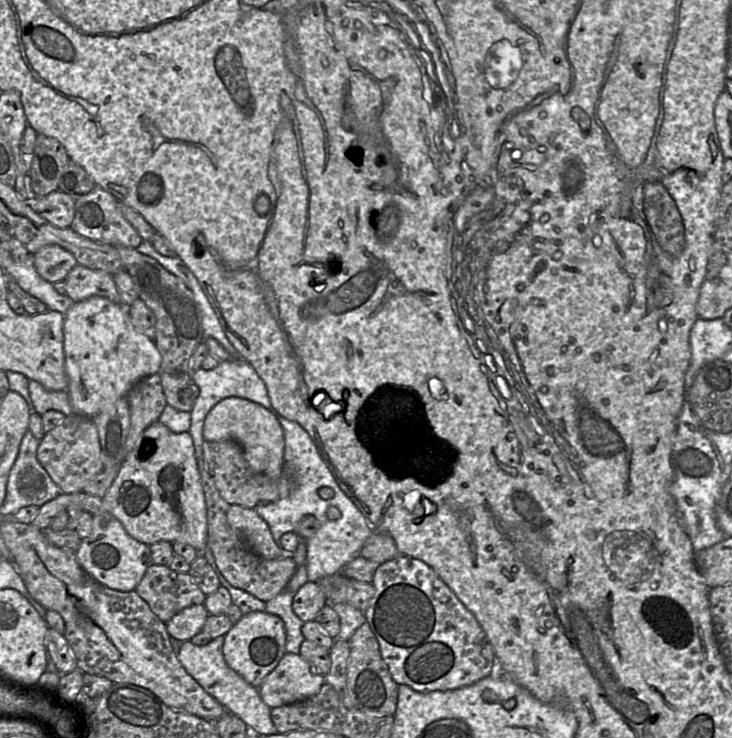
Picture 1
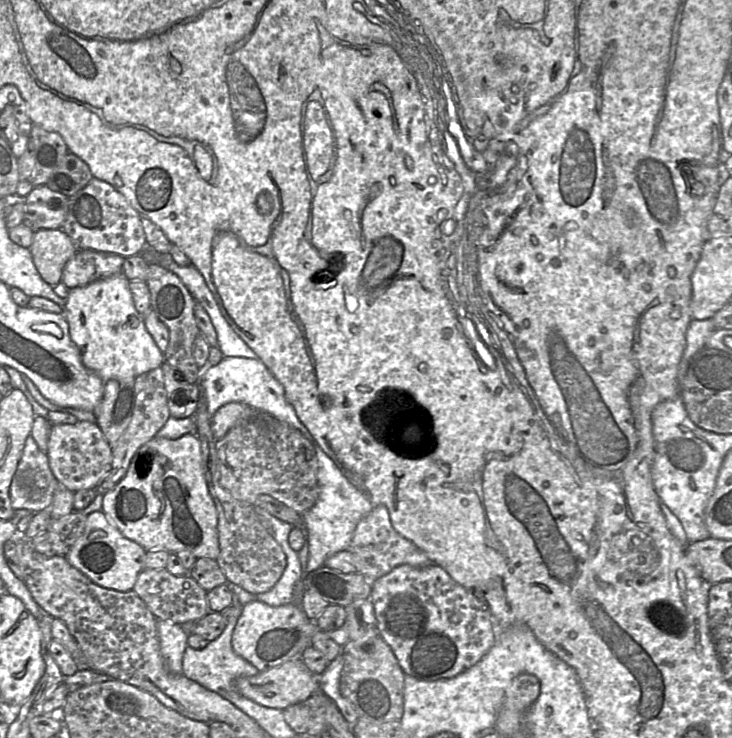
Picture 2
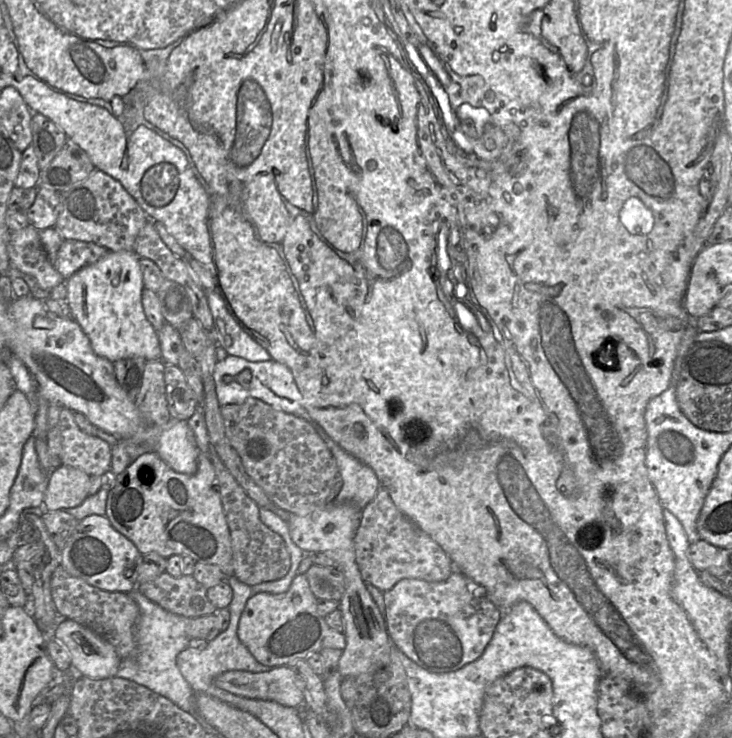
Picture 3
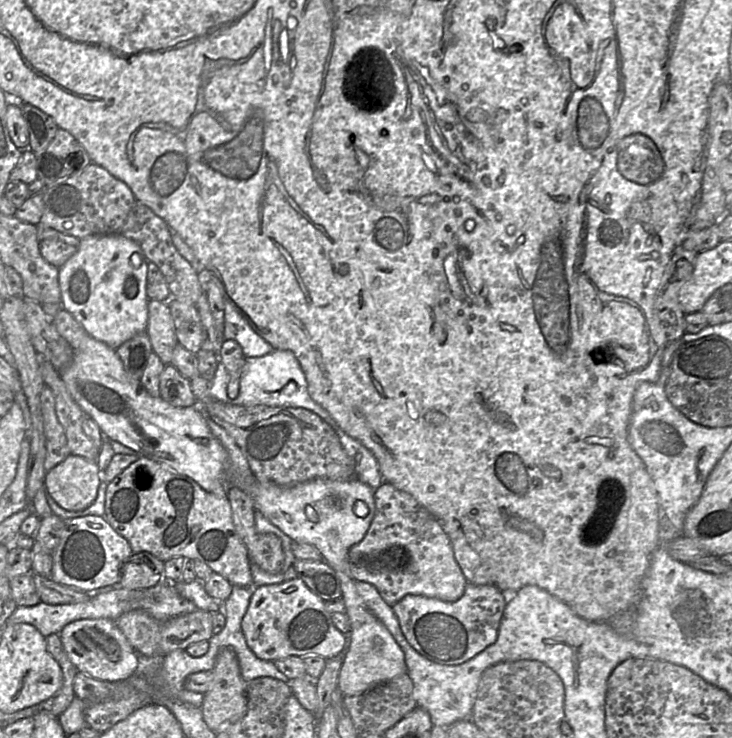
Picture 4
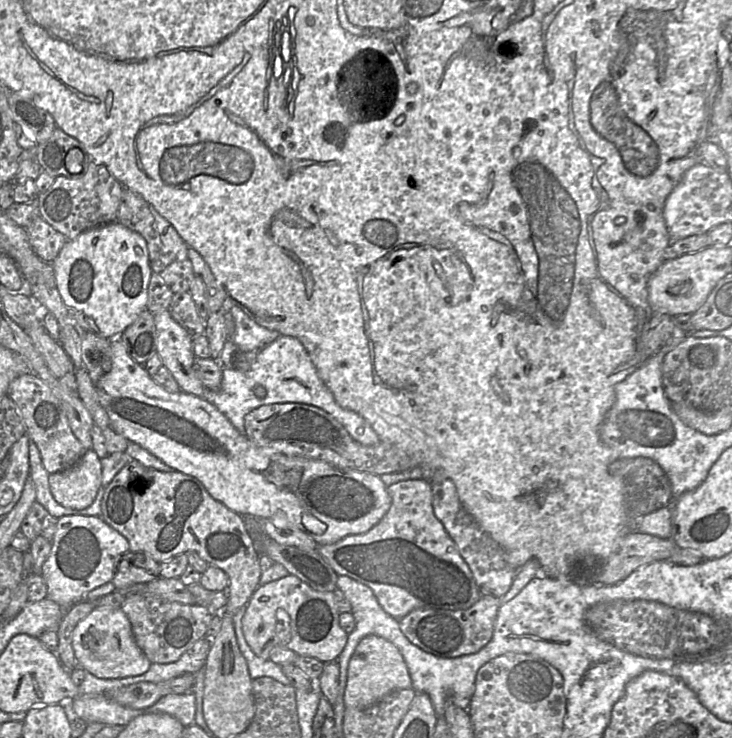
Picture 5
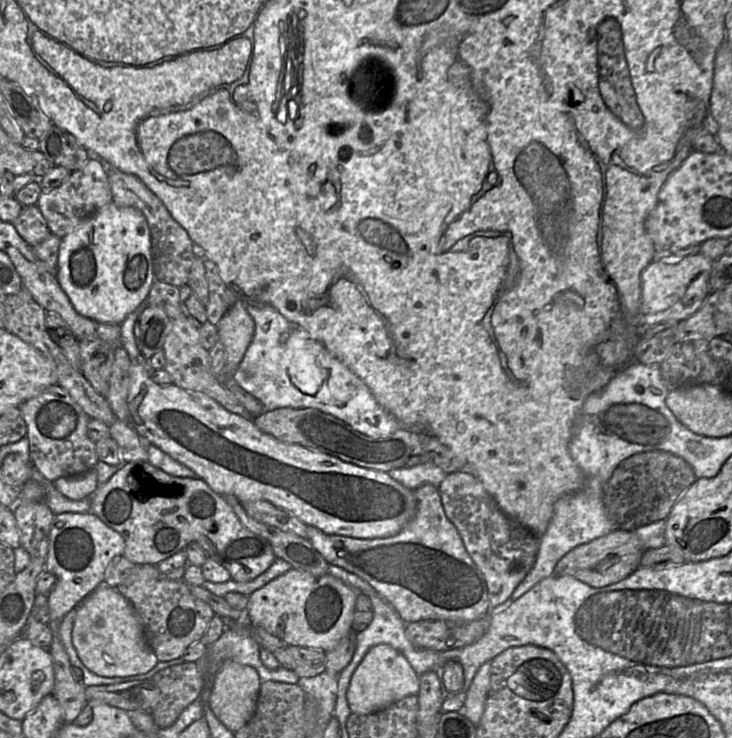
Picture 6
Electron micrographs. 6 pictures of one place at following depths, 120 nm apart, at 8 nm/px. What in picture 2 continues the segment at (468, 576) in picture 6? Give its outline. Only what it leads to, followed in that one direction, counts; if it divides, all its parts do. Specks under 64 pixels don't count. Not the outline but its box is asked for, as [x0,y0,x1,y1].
[349,505,435,581]

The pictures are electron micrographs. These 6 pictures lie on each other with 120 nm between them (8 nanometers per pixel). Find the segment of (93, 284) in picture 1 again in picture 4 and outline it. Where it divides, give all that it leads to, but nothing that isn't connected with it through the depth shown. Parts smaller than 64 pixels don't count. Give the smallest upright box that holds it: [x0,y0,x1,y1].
[38,225,80,267]

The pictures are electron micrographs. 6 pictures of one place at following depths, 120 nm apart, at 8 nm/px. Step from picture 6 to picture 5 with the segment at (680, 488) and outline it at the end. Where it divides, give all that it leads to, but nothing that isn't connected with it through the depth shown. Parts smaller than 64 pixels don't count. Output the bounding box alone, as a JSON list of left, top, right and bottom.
[609,458,674,518]

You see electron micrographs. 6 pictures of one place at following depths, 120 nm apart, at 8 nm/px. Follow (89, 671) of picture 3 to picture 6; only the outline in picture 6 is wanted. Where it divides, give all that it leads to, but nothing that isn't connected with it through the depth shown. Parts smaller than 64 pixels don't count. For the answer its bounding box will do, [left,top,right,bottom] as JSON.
[72,583,158,677]

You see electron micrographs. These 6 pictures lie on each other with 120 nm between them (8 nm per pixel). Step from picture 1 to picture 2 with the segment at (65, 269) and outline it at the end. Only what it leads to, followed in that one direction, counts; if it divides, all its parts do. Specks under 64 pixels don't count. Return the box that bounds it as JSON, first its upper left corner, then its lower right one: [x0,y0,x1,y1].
[29,228,78,286]

